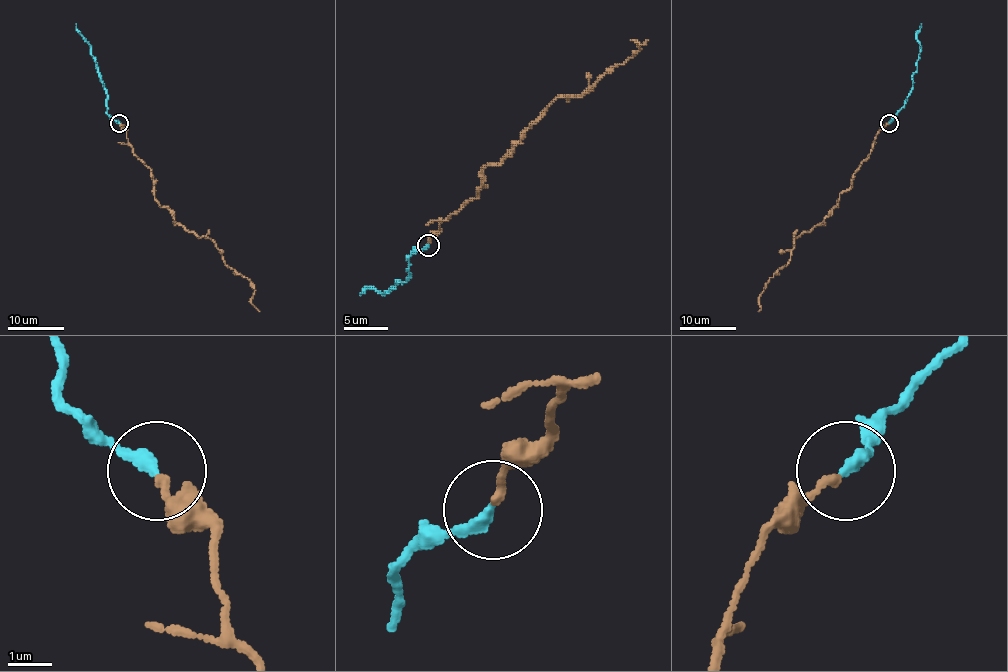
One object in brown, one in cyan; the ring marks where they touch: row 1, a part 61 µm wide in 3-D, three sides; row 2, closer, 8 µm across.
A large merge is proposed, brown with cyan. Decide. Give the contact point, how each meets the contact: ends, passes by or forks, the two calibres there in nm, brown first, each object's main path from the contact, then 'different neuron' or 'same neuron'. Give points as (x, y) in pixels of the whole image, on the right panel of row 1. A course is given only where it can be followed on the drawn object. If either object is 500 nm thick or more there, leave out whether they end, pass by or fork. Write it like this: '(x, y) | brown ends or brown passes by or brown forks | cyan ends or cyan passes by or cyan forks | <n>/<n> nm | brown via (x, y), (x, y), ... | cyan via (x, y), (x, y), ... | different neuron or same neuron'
(889, 123) | brown ends | cyan ends | 170/300 nm | brown via (889, 123), (852, 185), (840, 195), (837, 207), (821, 224), (795, 237), (789, 262), (768, 282), (758, 311) | cyan via (889, 123), (913, 86), (913, 74), (917, 70), (920, 54), (917, 33), (921, 23) | same neuron

